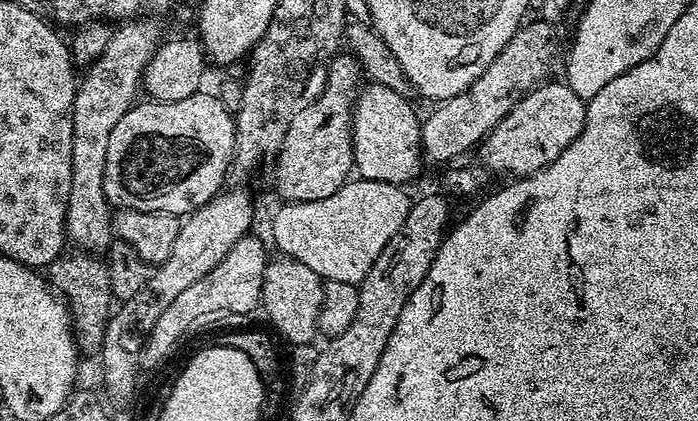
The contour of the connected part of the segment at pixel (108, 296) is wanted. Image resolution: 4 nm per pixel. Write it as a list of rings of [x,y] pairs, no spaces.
[[[79,250],[66,252],[48,265],[46,278],[55,293],[63,299],[68,298],[66,304],[70,313],[70,324],[74,329],[76,348],[84,354],[99,353],[104,341],[104,328],[112,312],[110,302],[113,303],[114,300],[107,265],[91,253],[83,253]]]

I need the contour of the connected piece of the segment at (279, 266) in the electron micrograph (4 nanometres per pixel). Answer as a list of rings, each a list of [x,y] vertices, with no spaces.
[[[272,258],[267,261],[259,307],[268,315],[269,322],[276,327],[275,335],[281,341],[289,340],[289,345],[292,346],[311,344],[318,336],[318,310],[322,310],[324,280],[298,260],[279,259]]]

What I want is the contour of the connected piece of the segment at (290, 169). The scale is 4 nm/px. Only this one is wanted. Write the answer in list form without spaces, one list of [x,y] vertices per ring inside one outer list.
[[[333,55],[327,61],[328,77],[321,96],[305,103],[292,115],[284,144],[274,157],[276,184],[285,201],[306,203],[327,198],[353,175],[352,106],[358,95],[362,69],[355,56],[340,55]]]

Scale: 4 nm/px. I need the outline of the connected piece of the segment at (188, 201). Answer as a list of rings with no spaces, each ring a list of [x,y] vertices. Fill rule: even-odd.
[[[201,90],[194,93],[190,98],[178,98],[178,102],[137,102],[132,105],[132,109],[122,118],[118,118],[118,126],[110,130],[110,142],[106,146],[106,170],[104,171],[104,193],[108,199],[109,205],[113,209],[123,210],[133,208],[139,212],[165,212],[177,218],[183,218],[197,208],[204,207],[208,201],[215,198],[216,193],[225,187],[224,179],[228,176],[228,167],[231,169],[234,164],[236,154],[236,122],[233,113],[228,112],[226,106],[222,104],[216,94],[207,90]]]

